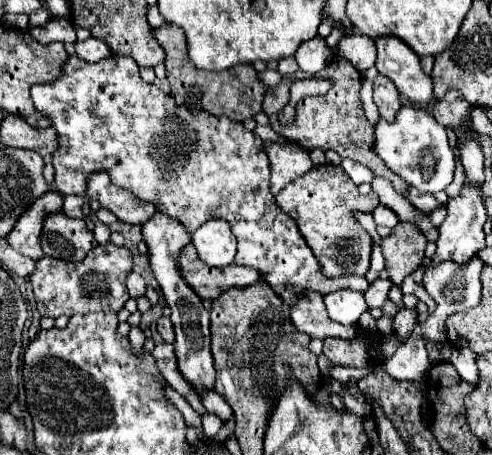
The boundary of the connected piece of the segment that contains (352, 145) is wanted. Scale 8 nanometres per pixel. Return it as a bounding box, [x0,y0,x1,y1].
[269,54,409,196]

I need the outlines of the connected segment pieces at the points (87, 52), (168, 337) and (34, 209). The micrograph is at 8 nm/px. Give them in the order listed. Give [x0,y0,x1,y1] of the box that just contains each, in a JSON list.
[[75,38,111,62],[157,316,175,344],[7,190,63,260]]

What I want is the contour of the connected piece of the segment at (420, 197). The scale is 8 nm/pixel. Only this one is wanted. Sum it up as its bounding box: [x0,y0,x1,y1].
[407,188,443,214]

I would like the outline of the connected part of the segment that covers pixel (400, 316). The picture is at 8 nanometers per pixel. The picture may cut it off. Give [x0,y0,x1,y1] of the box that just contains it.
[393,310,417,342]

